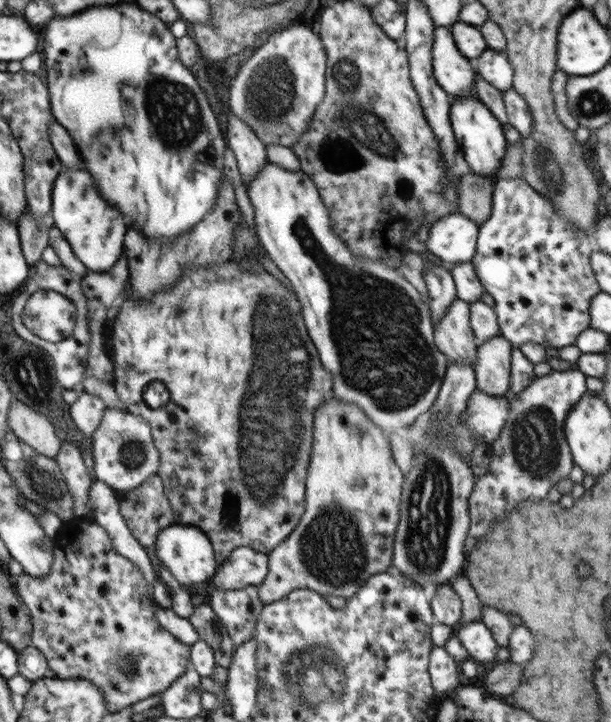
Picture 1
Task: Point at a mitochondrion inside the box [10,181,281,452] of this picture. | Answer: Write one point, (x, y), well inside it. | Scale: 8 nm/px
(63, 328)

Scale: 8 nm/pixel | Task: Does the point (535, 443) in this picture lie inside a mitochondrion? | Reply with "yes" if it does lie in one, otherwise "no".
yes

